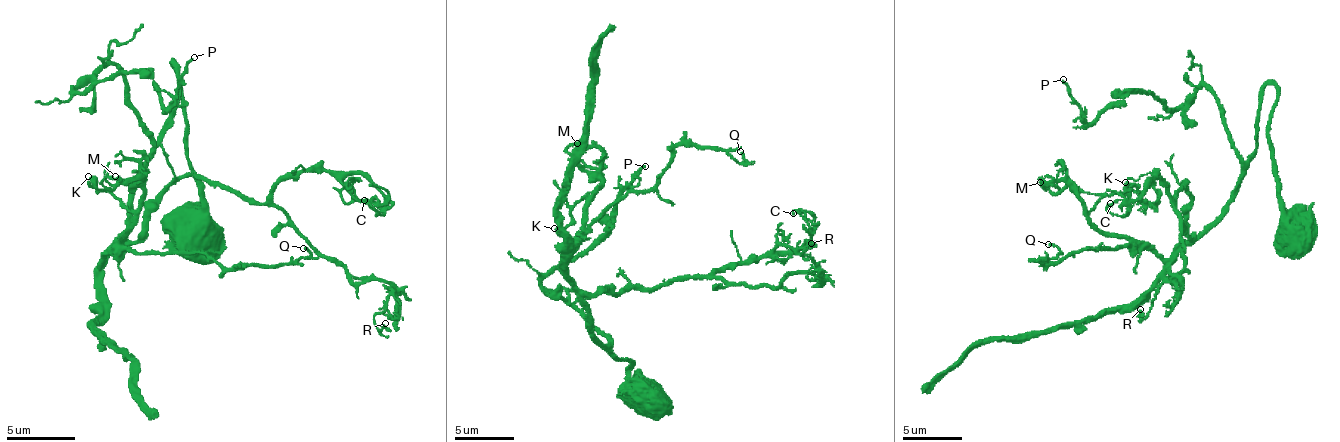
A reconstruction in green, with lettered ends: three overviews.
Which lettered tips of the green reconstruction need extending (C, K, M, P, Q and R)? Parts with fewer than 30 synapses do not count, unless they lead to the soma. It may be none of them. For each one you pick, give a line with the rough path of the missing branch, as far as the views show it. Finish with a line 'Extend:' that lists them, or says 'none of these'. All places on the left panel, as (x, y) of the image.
Extend: none of these

